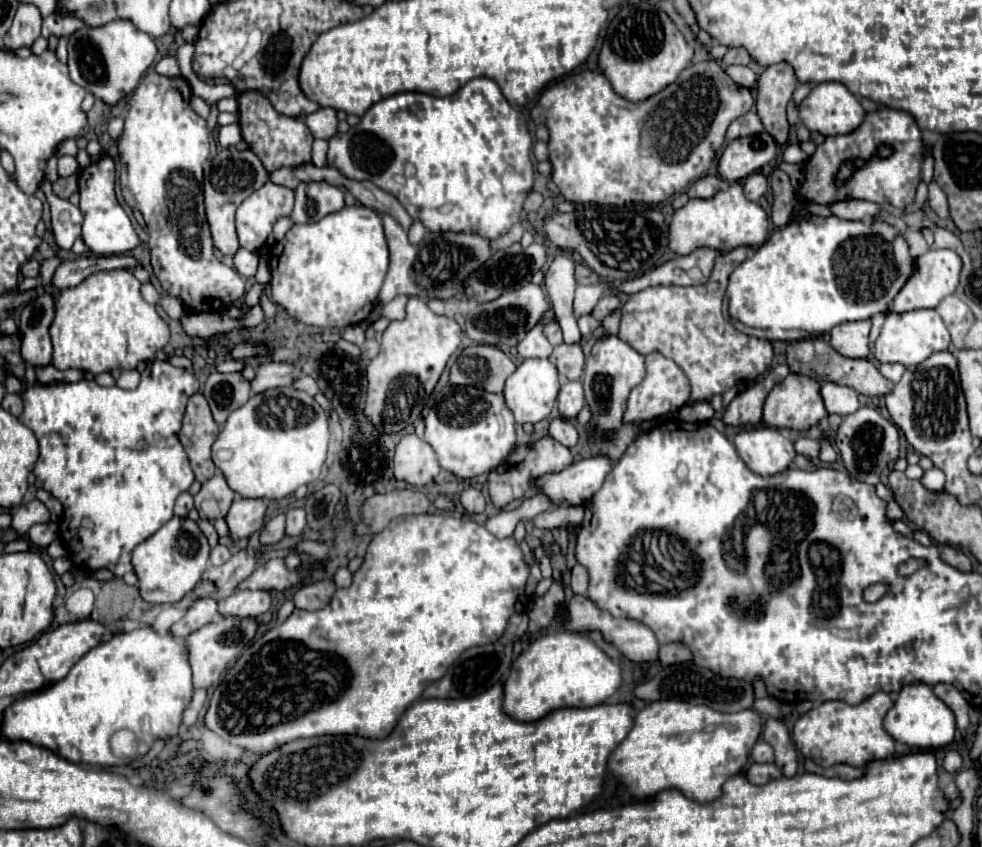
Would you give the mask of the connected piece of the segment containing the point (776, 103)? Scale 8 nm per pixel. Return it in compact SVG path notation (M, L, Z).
M785 62L769 66L757 80L757 114L763 128L777 140L785 144L789 136L789 124L785 108L797 86L793 68Z

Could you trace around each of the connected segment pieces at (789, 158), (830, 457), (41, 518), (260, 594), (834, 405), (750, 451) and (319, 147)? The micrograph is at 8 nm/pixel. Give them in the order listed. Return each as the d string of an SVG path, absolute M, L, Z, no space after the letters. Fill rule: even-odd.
M797 142L797 144L789 144L789 146L787 146L787 150L783 152L783 158L785 158L785 162L801 164L801 162L807 160L807 154L801 150L801 144Z
M823 440L821 444L823 444L823 448L821 448L821 454L819 454L819 460L825 462L825 464L833 464L833 462L837 460L837 452L835 452L835 448L833 448L827 440Z
M33 500L29 504L21 504L19 508L13 510L11 528L17 534L25 534L33 524L39 524L39 522L49 522L49 510L39 500Z
M237 590L229 598L219 602L221 616L235 616L235 618L257 618L267 612L271 606L269 592L263 590Z
M835 382L821 384L821 396L825 400L825 408L829 414L847 416L847 414L853 414L861 406L859 394L853 388L841 386Z
M755 428L741 432L733 444L741 460L761 476L773 476L791 466L797 452L793 444L796 433L789 429Z
M315 139L315 144L313 144L312 149L312 163L315 166L327 166L327 150L328 150L328 143L327 140L323 139Z

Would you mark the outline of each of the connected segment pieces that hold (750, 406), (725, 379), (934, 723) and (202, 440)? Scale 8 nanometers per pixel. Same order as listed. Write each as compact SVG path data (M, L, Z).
M777 366L777 368L769 370L761 380L757 380L755 386L737 394L733 398L733 402L727 406L723 422L727 426L757 426L761 422L761 410L763 410L763 402L765 402L767 394L789 372L791 372L789 366Z
M751 246L735 248L715 258L711 278L699 286L649 286L633 294L623 304L623 318L619 338L633 346L639 354L661 352L675 360L687 378L691 380L691 402L705 400L725 392L743 380L755 380L765 374L773 360L773 348L769 340L753 338L739 332L723 316L723 298L731 272L751 258L755 250Z
M927 684L905 686L899 692L899 698L893 708L887 712L883 726L893 736L893 740L921 750L943 748L955 738L955 714L943 700L933 694L933 688Z
M193 394L187 404L179 440L189 456L193 474L199 482L209 480L215 474L215 466L211 462L211 444L215 442L217 434L219 426L211 416L207 400L203 398L203 394Z

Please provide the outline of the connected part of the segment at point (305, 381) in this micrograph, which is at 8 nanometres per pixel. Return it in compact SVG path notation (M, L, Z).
M299 376L299 378L295 378L295 382L293 382L293 388L297 388L297 390L303 390L303 392L307 392L307 394L311 394L311 396L315 396L315 394L319 392L319 388L317 388L317 382L315 382L311 376Z

